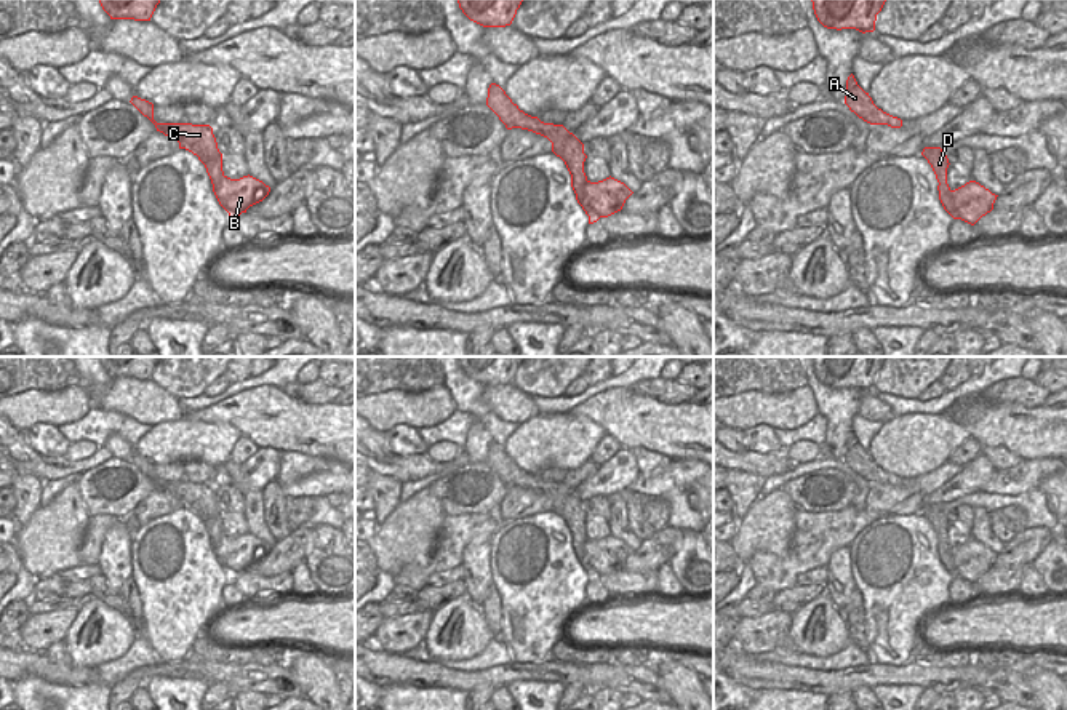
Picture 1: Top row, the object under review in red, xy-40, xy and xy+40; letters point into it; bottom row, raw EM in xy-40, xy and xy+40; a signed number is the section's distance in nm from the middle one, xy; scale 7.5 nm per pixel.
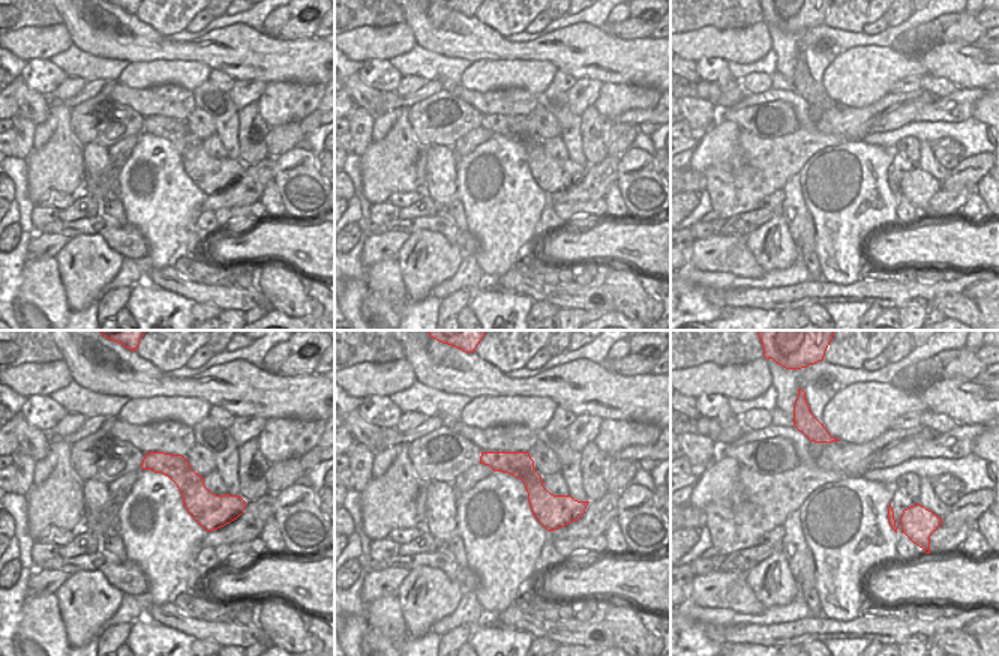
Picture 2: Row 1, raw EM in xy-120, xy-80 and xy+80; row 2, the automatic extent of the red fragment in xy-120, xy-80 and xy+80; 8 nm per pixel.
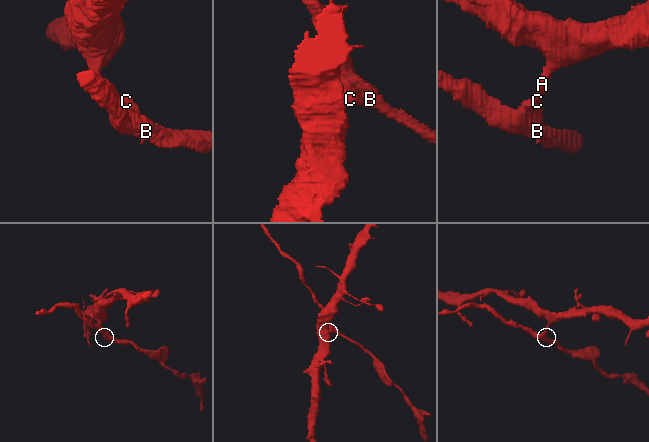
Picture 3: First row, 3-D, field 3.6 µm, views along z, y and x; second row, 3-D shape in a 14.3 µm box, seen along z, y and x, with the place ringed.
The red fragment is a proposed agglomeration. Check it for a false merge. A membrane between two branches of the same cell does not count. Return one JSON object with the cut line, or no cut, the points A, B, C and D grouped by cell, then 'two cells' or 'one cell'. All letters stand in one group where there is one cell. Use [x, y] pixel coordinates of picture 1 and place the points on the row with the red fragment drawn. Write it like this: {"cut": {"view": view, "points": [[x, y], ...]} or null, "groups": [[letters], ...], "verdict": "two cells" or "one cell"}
{"cut": {"view": "xy-40", "points": [[187, 123], [183, 127], [165, 125], [157, 128]]}, "groups": [["A"], ["B", "C", "D"]], "verdict": "two cells"}

